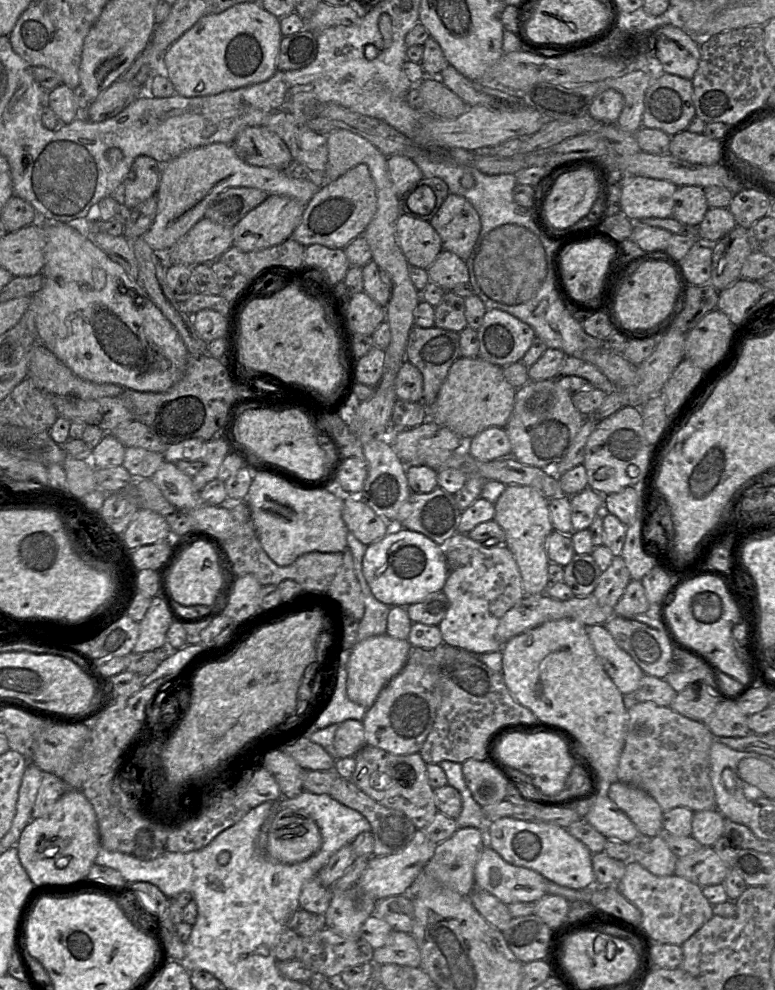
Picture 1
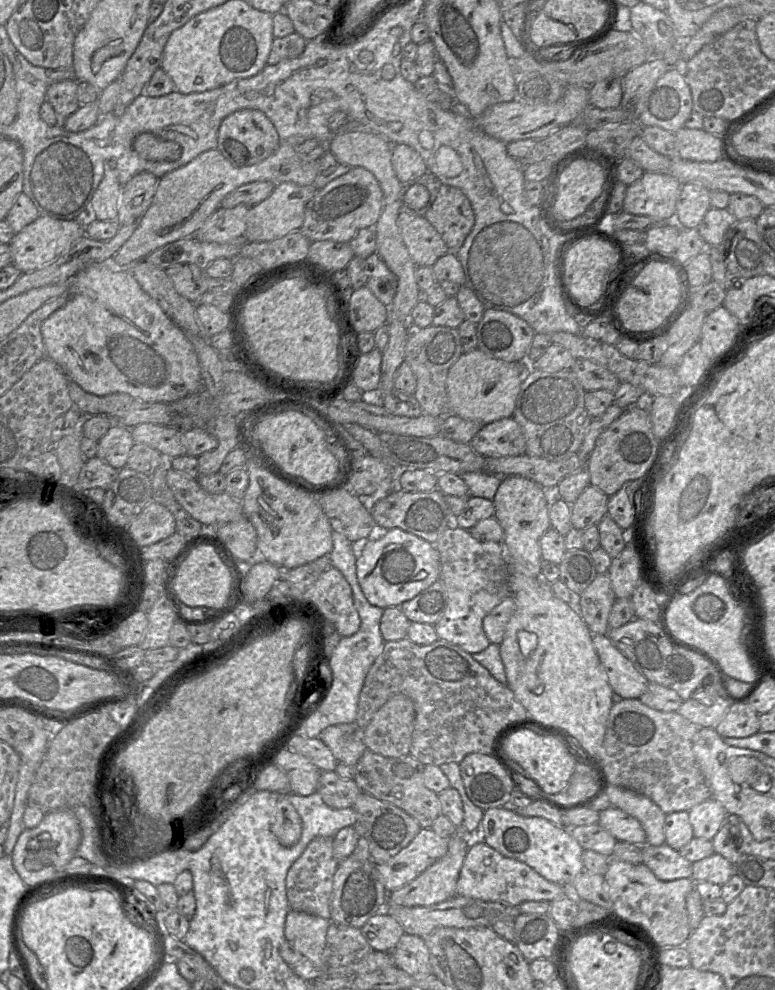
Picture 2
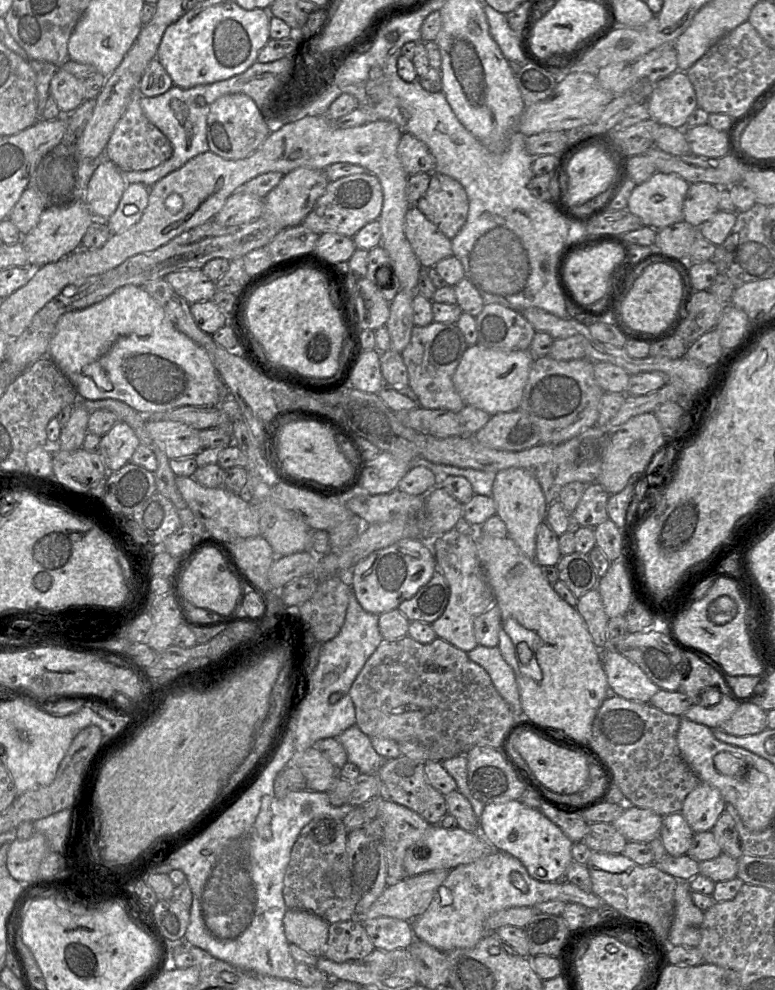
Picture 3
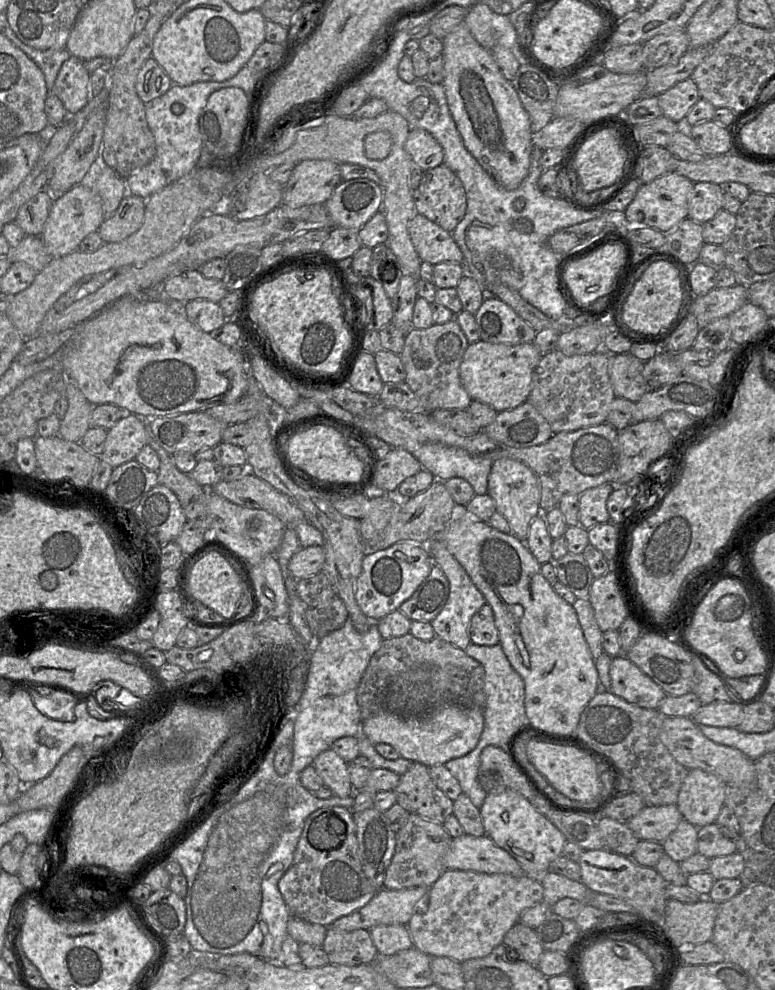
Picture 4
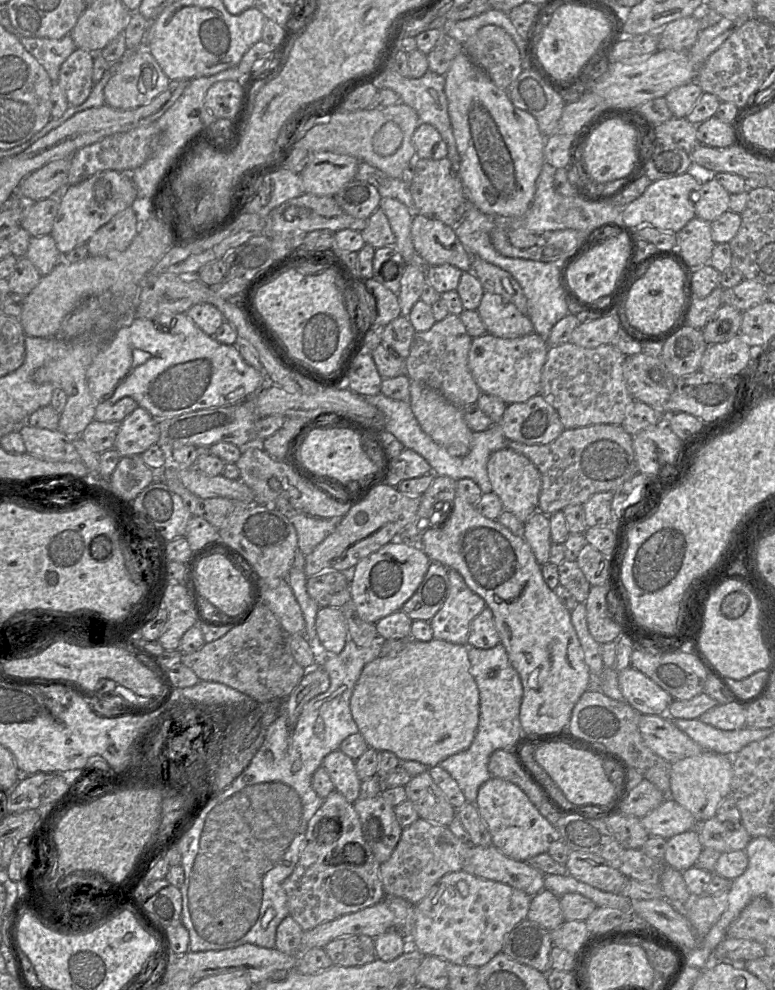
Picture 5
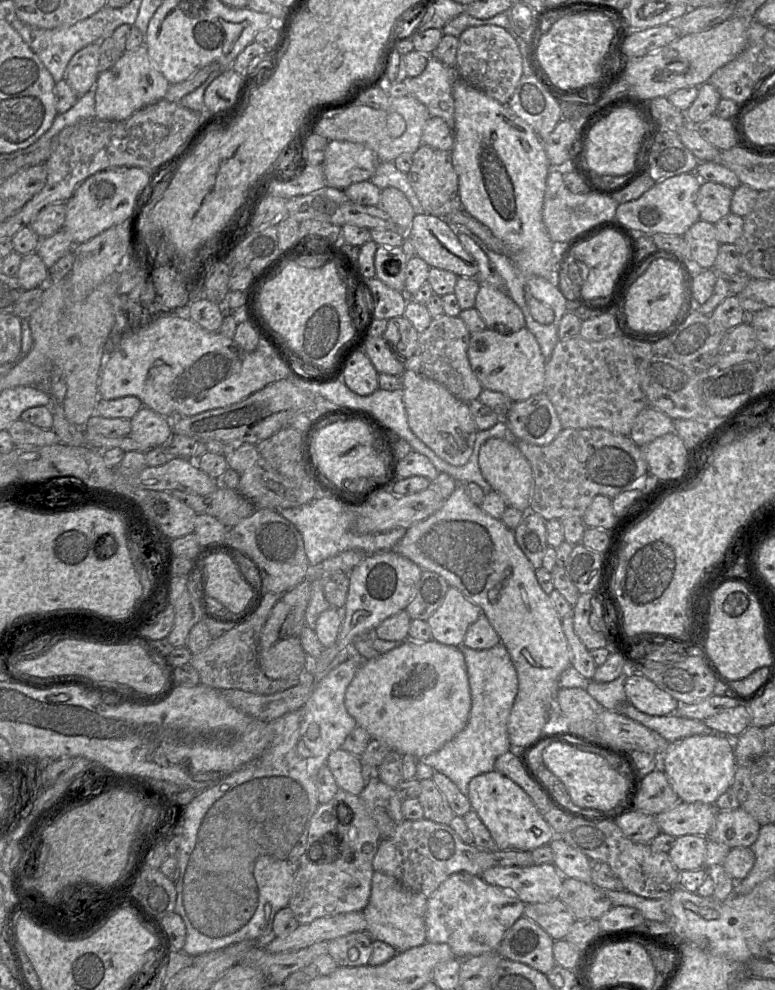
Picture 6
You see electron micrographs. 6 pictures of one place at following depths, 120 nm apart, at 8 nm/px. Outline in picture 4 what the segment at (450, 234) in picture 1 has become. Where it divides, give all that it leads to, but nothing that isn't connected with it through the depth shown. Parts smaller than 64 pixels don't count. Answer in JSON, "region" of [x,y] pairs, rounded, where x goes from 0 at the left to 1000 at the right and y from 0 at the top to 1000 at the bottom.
{"region":[[[574,166],[547,173],[539,190],[533,193],[533,202],[535,215],[581,235],[601,216],[599,188]]]}

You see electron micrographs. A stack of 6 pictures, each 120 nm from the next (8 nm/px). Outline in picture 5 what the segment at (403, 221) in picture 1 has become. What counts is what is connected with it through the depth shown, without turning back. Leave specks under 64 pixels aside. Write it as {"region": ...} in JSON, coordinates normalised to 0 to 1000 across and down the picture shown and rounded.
{"region":[[[534,215],[530,239],[535,255],[554,269],[579,267],[596,275],[609,274],[609,259],[592,243],[586,229]]]}

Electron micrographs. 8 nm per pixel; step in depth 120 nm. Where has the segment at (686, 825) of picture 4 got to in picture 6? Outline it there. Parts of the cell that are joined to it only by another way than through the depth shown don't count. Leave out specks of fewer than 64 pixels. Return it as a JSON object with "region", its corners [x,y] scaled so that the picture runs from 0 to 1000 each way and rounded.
{"region":[[[902,843],[876,844],[862,864],[877,881],[908,877],[912,849],[912,845]]]}

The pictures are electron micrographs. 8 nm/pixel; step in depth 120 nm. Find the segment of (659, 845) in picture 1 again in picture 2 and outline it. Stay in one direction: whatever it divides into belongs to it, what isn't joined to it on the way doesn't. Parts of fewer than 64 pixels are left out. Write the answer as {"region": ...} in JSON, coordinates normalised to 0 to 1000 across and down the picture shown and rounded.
{"region":[[[861,853],[828,855],[828,872],[855,891],[893,886],[893,873]]]}

